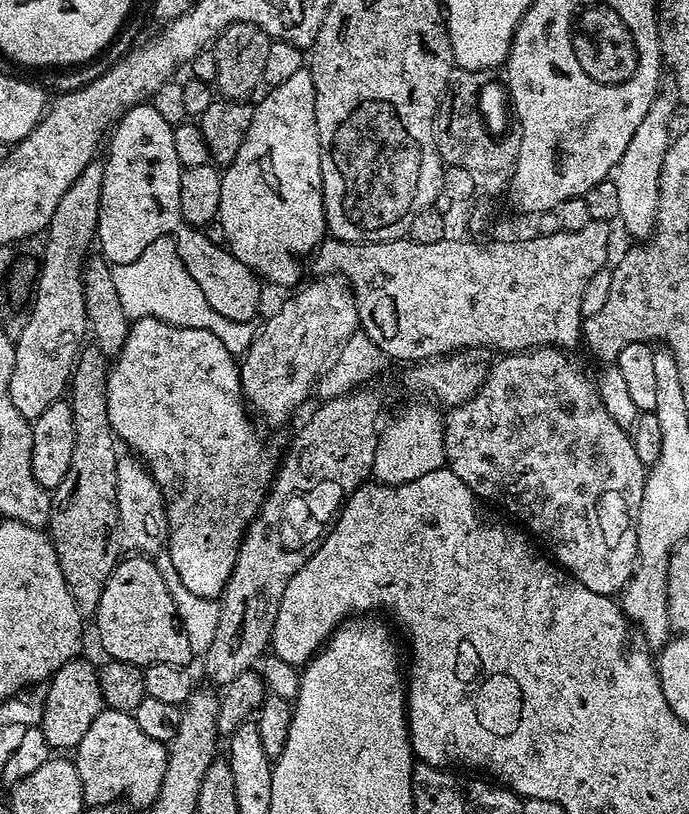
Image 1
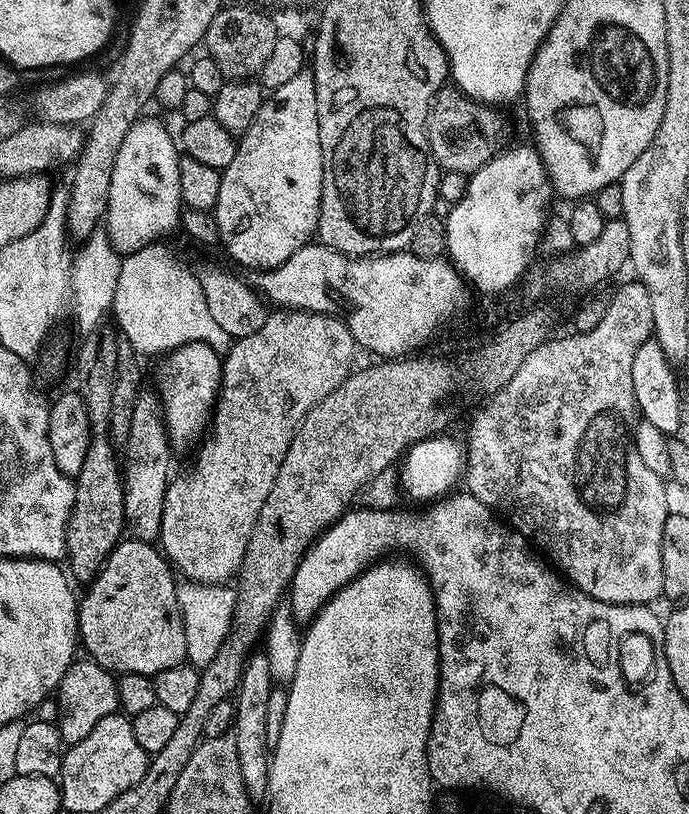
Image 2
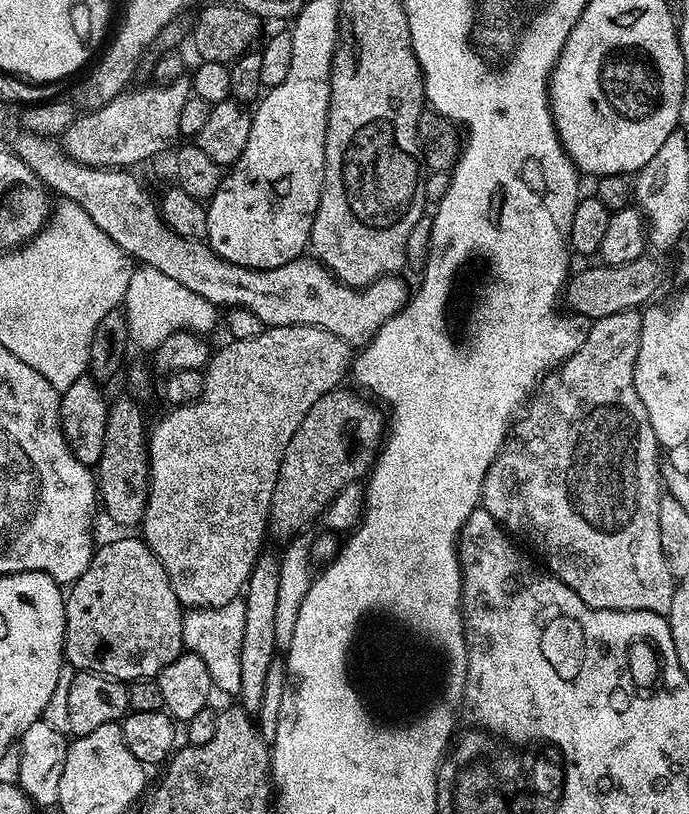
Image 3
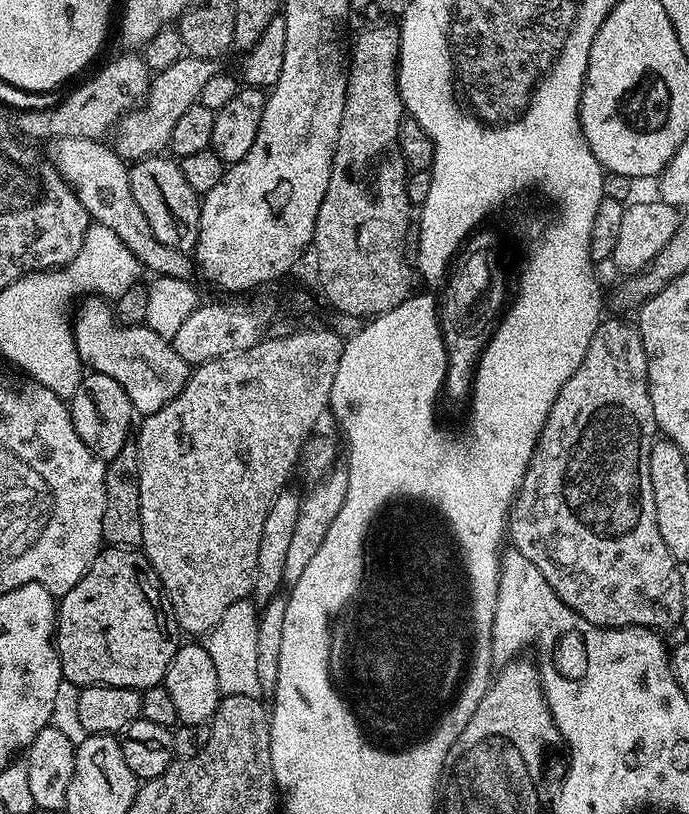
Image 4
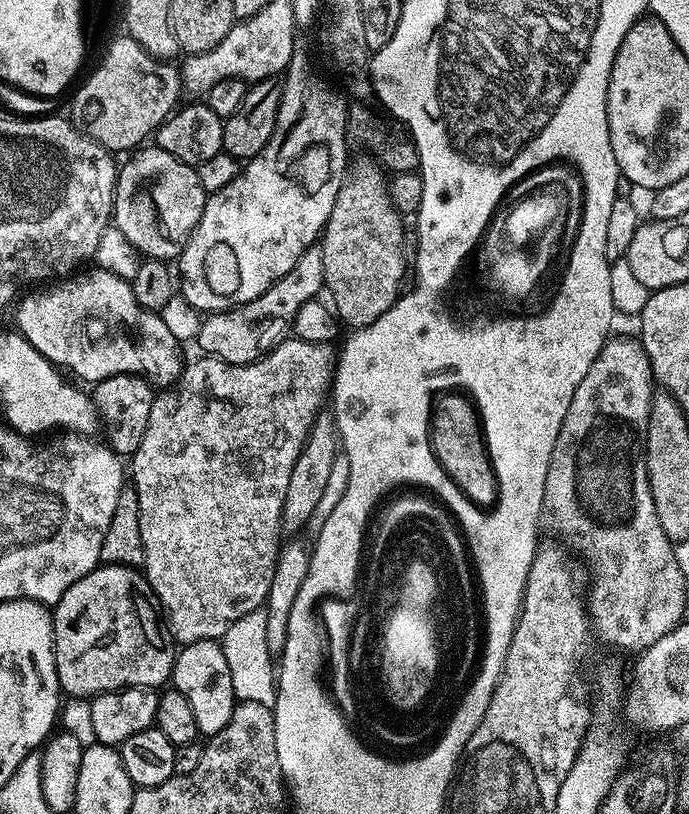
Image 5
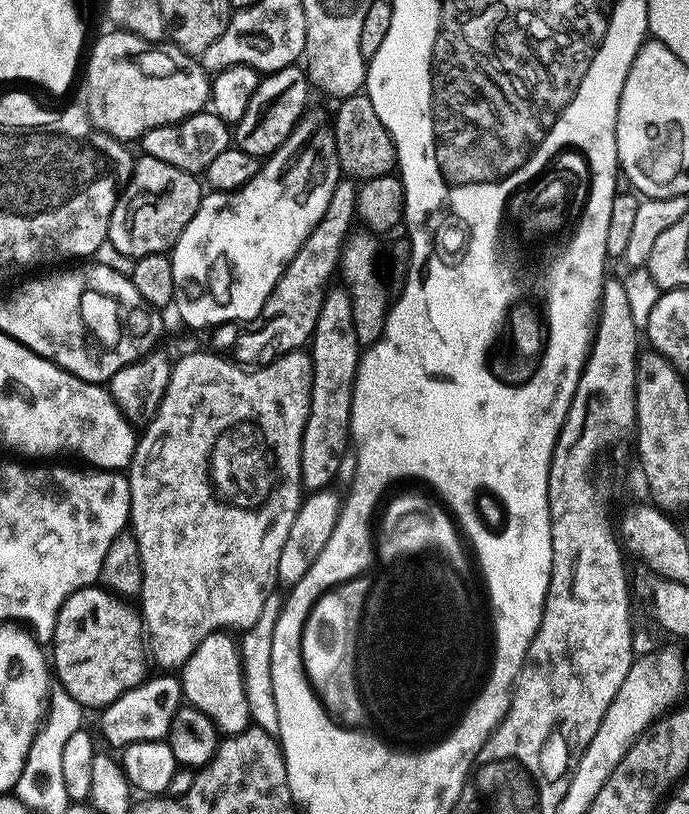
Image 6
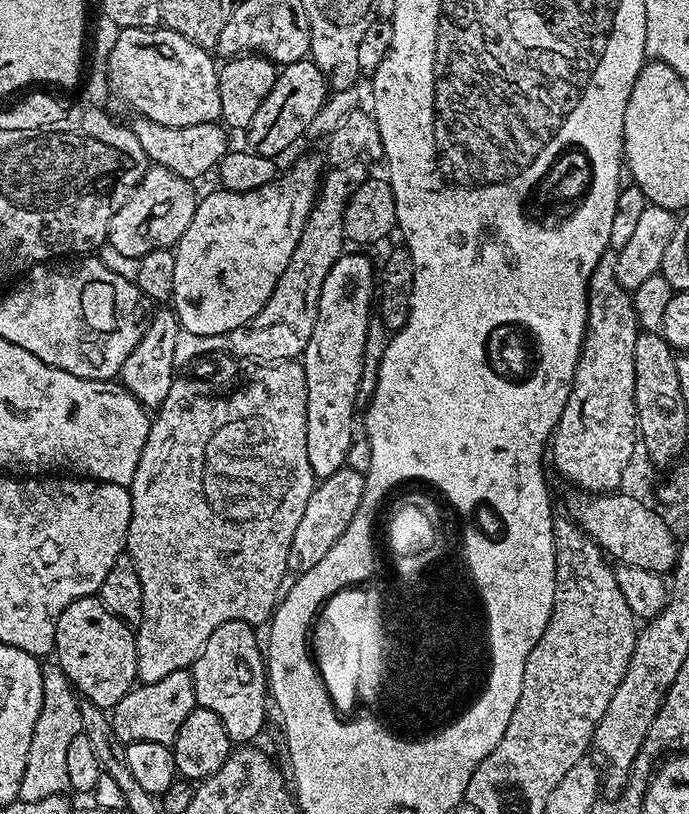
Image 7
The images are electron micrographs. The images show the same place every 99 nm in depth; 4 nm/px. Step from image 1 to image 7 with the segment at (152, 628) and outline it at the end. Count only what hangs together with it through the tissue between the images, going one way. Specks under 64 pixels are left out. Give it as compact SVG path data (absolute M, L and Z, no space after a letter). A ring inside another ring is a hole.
M96 596L78 598L62 610L56 623L54 660L83 699L111 710L137 683L136 632L119 620Z

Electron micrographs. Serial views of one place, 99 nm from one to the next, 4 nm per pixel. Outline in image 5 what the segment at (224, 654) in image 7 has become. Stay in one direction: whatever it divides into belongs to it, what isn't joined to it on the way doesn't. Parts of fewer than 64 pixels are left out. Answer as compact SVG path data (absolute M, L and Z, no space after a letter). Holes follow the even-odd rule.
M199 640L183 645L176 652L176 661L170 677L171 687L190 702L190 714L198 722L200 736L207 738L218 734L230 722L238 703L234 694L234 682L230 682L230 668L226 666L226 656L222 654L215 640Z

